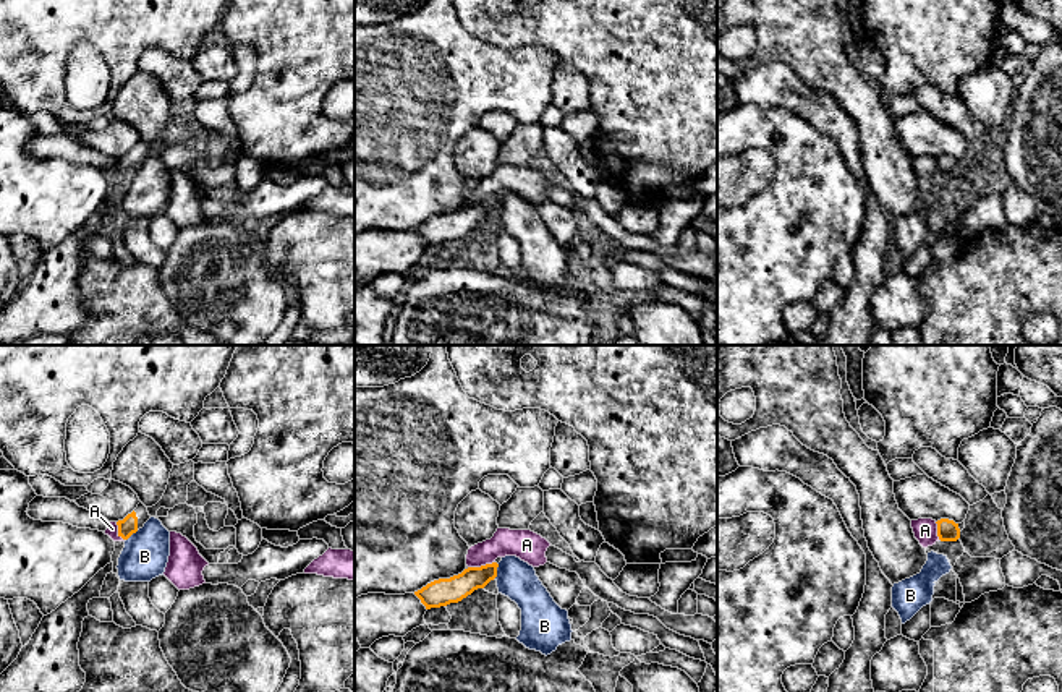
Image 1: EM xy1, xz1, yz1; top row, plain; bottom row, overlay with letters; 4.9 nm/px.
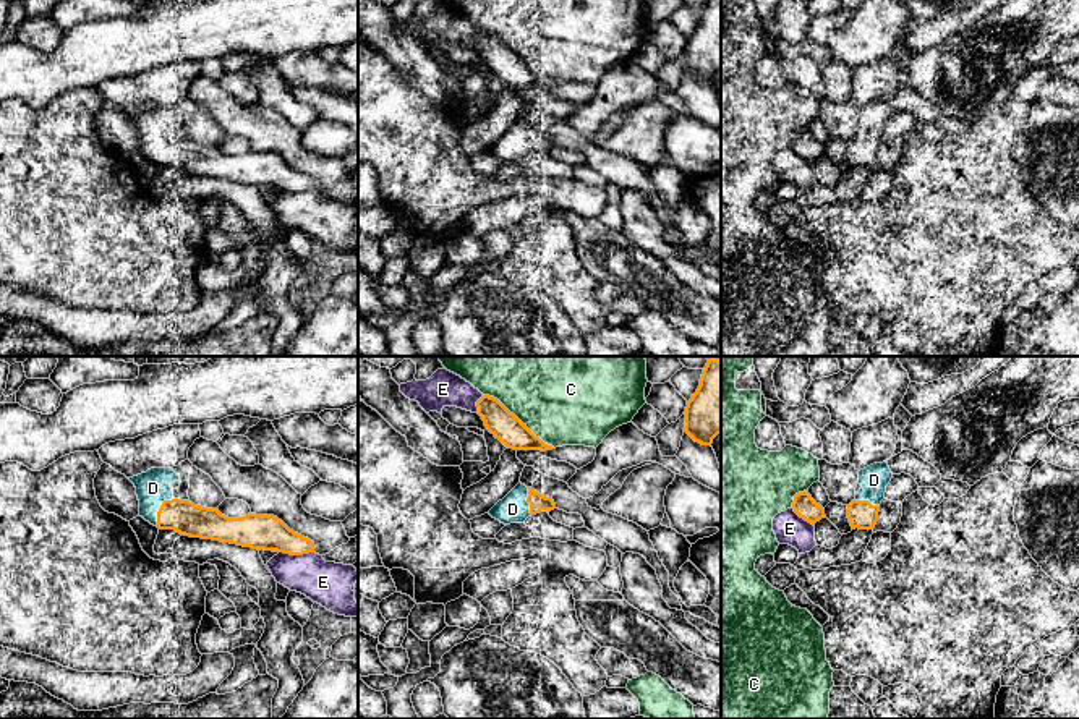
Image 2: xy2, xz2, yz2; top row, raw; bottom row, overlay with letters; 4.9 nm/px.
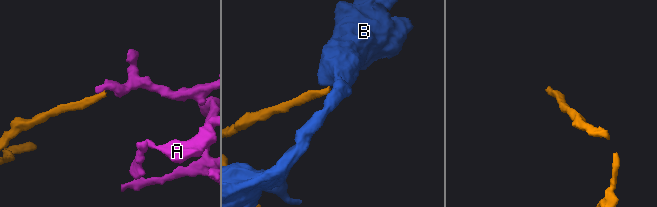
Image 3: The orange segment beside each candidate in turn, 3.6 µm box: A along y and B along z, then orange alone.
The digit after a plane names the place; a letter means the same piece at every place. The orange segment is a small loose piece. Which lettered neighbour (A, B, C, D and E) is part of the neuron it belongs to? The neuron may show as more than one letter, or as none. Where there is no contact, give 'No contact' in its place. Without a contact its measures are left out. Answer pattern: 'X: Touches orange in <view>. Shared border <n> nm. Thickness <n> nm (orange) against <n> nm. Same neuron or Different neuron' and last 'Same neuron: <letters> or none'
A: Touches orange in xz1. Shared border 140 nm. Thickness 140 nm (orange) against 150 nm. Different neuron
B: Touches orange in xz1. Shared border 80 nm. Thickness 130 nm (orange) against 190 nm. Different neuron
C: Touches orange in xz2. Shared border 440 nm. Thickness 150 nm (orange) against 500 nm. Different neuron
D: Touches orange in xy2. Shared border 170 nm. Thickness 160 nm (orange) against 170 nm. Same neuron
E: Touches orange in xy2. Shared border 180 nm. Thickness 180 nm (orange) against 220 nm. Different neuron
Same neuron: D

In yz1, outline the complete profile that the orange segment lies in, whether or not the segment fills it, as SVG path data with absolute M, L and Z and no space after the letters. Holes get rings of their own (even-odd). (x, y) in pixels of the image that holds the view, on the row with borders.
M941 519L937 523L937 536L941 541L957 541L960 538L958 523L949 519Z

